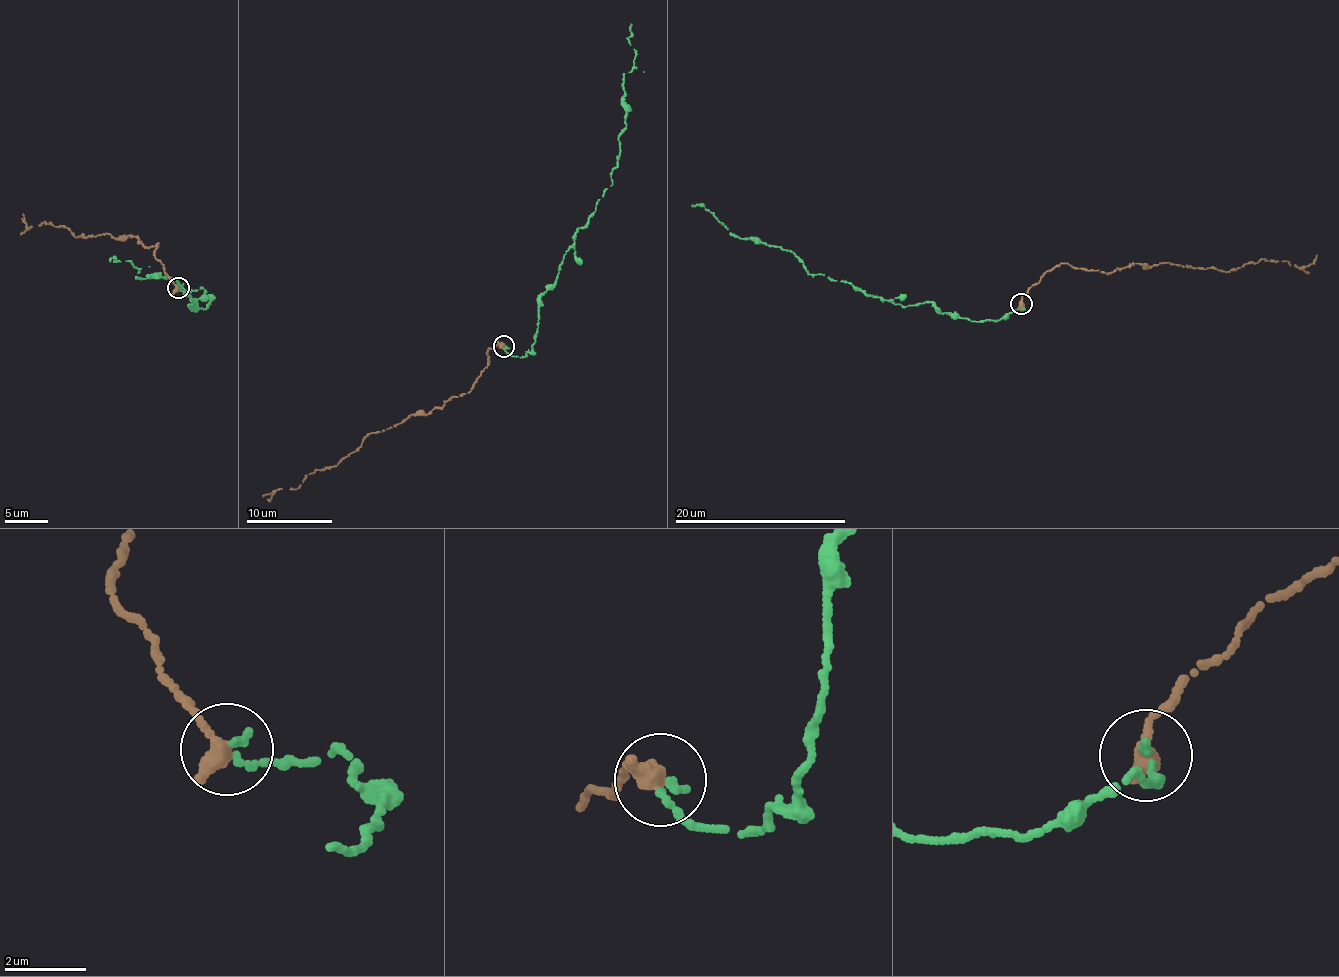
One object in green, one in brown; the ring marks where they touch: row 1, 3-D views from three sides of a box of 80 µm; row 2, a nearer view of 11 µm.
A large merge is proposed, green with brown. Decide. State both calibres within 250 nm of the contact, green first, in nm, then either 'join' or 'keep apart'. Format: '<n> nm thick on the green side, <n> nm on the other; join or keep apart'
200 nm thick on the green side, 440 nm on the other; join

